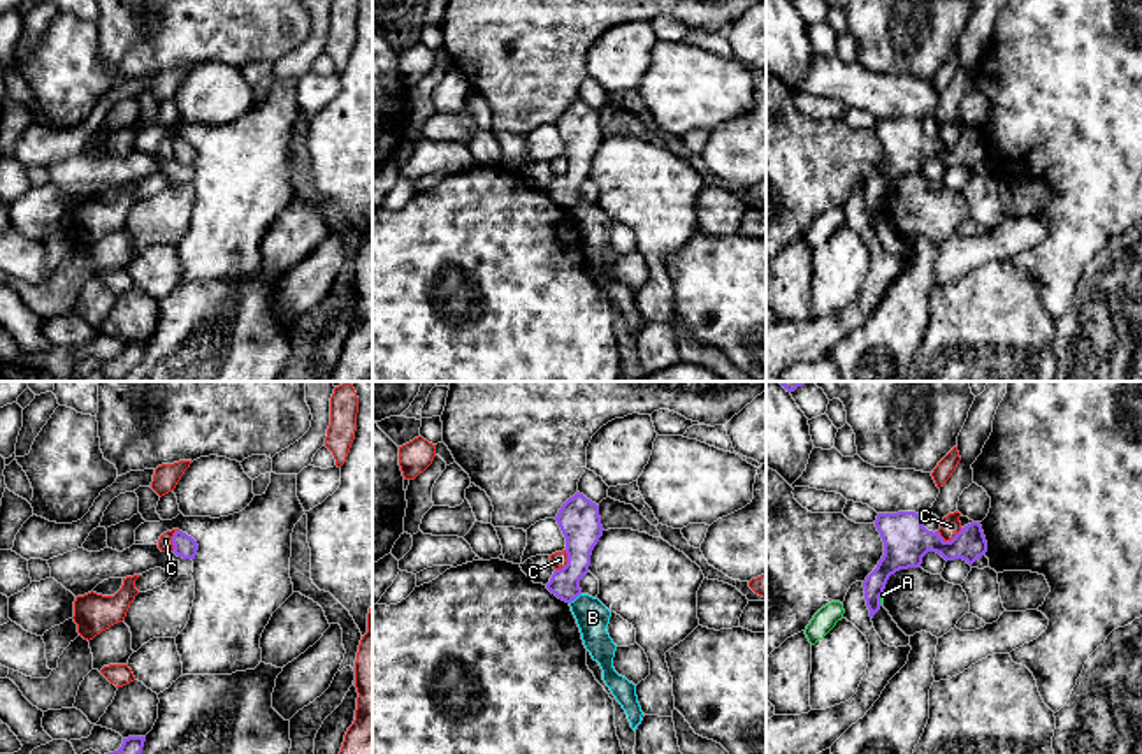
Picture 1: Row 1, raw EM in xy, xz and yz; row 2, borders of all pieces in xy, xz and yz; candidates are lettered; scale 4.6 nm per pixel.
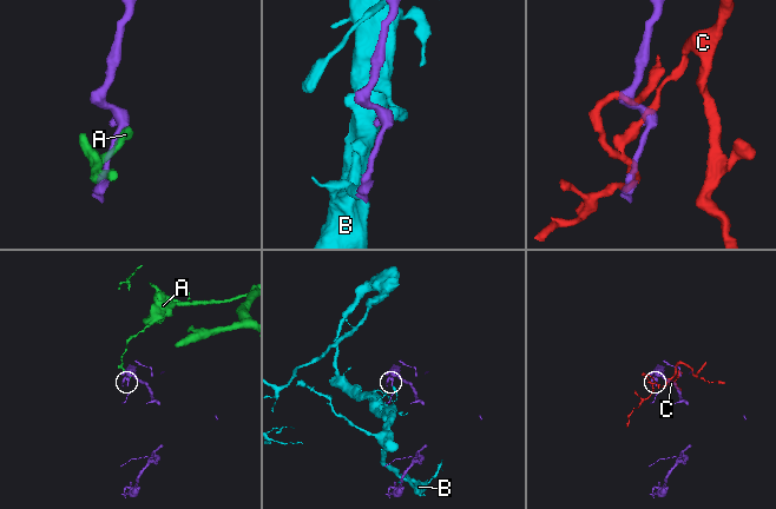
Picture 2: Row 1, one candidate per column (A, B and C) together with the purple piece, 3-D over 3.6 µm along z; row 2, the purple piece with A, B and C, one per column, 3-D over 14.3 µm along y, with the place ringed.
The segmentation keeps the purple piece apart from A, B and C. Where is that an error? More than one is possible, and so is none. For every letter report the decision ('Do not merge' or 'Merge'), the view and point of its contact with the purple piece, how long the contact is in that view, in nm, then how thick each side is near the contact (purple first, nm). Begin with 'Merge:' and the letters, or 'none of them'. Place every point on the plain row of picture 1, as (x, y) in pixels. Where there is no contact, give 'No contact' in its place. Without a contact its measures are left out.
Merge: none of them
A: Do not merge. Touches purple at yz (879, 206). Shared border 60 nm. Thickness 170 nm (purple) against 20 nm
B: Do not merge. Touches purple at xz (575, 204). Shared border 80 nm. Thickness 140 nm (purple) against 160 nm
C: Do not merge. Touches purple at yz (951, 146). Shared border 120 nm. Thickness 200 nm (purple) against 90 nm

